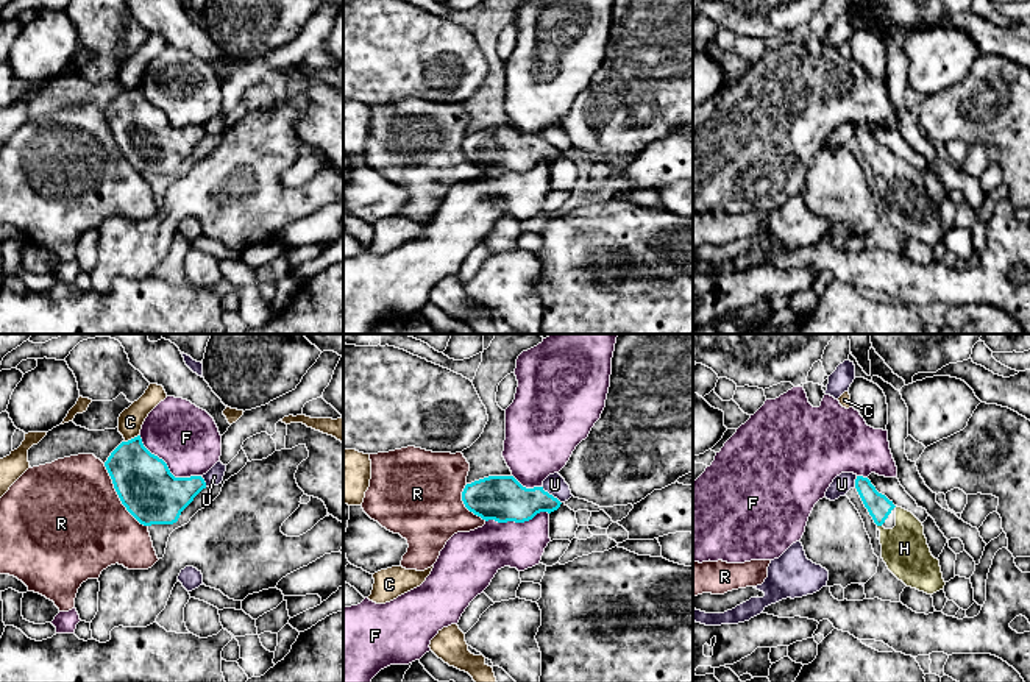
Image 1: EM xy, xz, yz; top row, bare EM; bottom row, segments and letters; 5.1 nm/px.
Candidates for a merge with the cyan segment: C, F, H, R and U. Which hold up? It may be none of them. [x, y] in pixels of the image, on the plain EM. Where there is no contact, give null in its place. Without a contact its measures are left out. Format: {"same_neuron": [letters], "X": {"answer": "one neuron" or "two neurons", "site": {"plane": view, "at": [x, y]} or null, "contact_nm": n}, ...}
{"same_neuron": ["H"], "C": {"answer": "two neurons", "site": {"plane": "xy", "at": [131, 89]}, "contact_nm": 90}, "F": {"answer": "two neurons", "site": {"plane": "xy", "at": [167, 117]}, "contact_nm": 380}, "H": {"answer": "one neuron", "site": {"plane": "yz", "at": [879, 175]}, "contact_nm": 30}, "R": {"answer": "two neurons", "site": {"plane": "xy", "at": [119, 147]}, "contact_nm": 400}, "U": {"answer": "two neurons", "site": {"plane": "xz", "at": [551, 145]}, "contact_nm": 130}}

